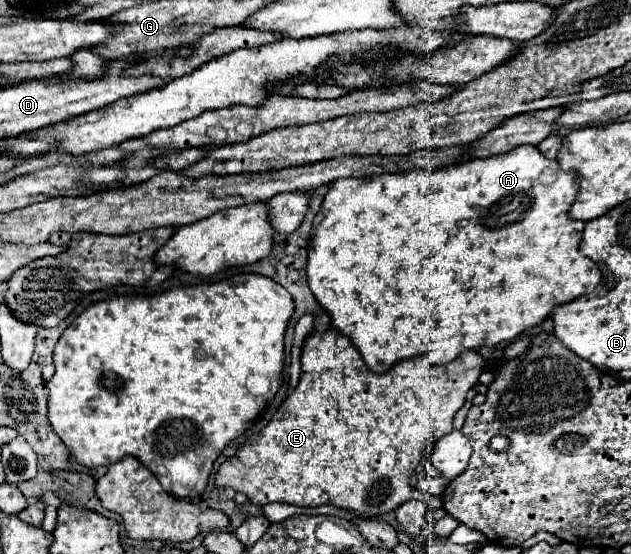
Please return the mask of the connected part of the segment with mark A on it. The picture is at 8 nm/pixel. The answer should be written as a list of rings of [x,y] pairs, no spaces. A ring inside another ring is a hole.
[[[520,145],[504,155],[456,163],[456,167],[444,167],[444,171],[404,171],[404,175],[372,175],[372,179],[338,179],[330,185],[322,209],[314,217],[306,267],[310,289],[318,303],[328,311],[334,329],[350,337],[372,371],[384,373],[394,363],[422,353],[431,353],[431,365],[446,365],[468,349],[512,341],[522,331],[542,323],[556,305],[574,301],[596,289],[602,273],[596,263],[584,257],[578,249],[584,221],[574,221],[568,217],[576,193],[576,177],[560,169],[558,161],[540,155],[538,147],[528,145]]]

